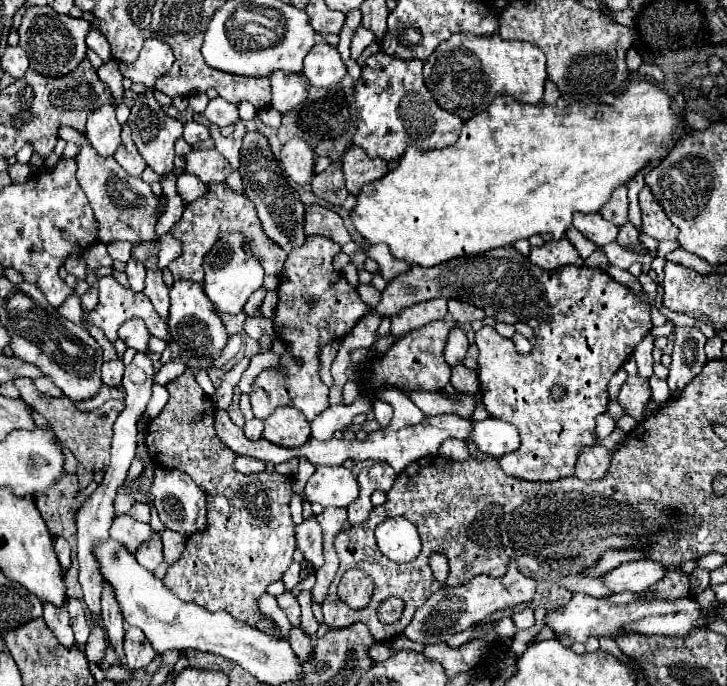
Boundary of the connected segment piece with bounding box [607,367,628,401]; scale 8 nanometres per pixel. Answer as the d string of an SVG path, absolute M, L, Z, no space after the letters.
M621 367L617 373L611 378L609 381L609 385L607 385L607 391L609 391L609 399L611 401L615 401L617 399L617 393L619 393L619 387L623 385L625 380L628 377L628 373Z

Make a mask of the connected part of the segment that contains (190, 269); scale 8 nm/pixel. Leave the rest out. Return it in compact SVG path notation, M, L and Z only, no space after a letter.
M225 183L207 185L207 187L209 189L203 197L185 205L181 219L169 231L183 245L181 255L169 263L169 271L173 273L173 279L189 279L195 283L203 283L203 259L205 259L205 255L211 251L211 247L221 237L225 237L231 231L239 231L243 235L245 249L253 257L259 257L259 261L265 269L265 275L279 275L279 271L283 267L283 249L277 243L269 241L269 237L265 235L263 225L257 217L255 205L243 193L229 189Z

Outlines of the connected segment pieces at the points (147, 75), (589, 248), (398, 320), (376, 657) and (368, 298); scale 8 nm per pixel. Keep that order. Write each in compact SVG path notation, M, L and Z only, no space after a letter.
M147 39L135 63L131 65L119 63L123 77L129 77L133 83L141 83L147 89L155 89L155 81L163 73L167 73L171 65L173 65L173 53L169 45L159 39Z
M569 227L569 229L567 229L567 239L575 245L575 249L579 251L579 255L581 255L583 259L587 259L591 253L595 253L595 251L599 249L593 241L589 241L587 237L583 237L581 231L577 231L575 227Z
M437 297L431 301L423 301L423 303L411 305L403 311L399 311L397 315L393 315L391 317L391 333L395 337L401 337L411 329L423 327L431 321L445 319L445 317L447 317L447 299Z
M385 641L385 643L373 643L373 647L369 649L369 655L373 661L383 661L387 657L391 657L391 641Z
M365 283L365 285L359 285L357 287L361 299L367 303L367 305L377 305L377 301L381 299L381 293L371 285L371 283Z

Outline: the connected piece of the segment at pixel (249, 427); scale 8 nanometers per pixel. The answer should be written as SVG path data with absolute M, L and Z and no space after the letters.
M251 419L251 421L245 423L243 431L245 431L247 439L257 441L257 439L261 439L261 433L263 433L263 421L261 419Z

